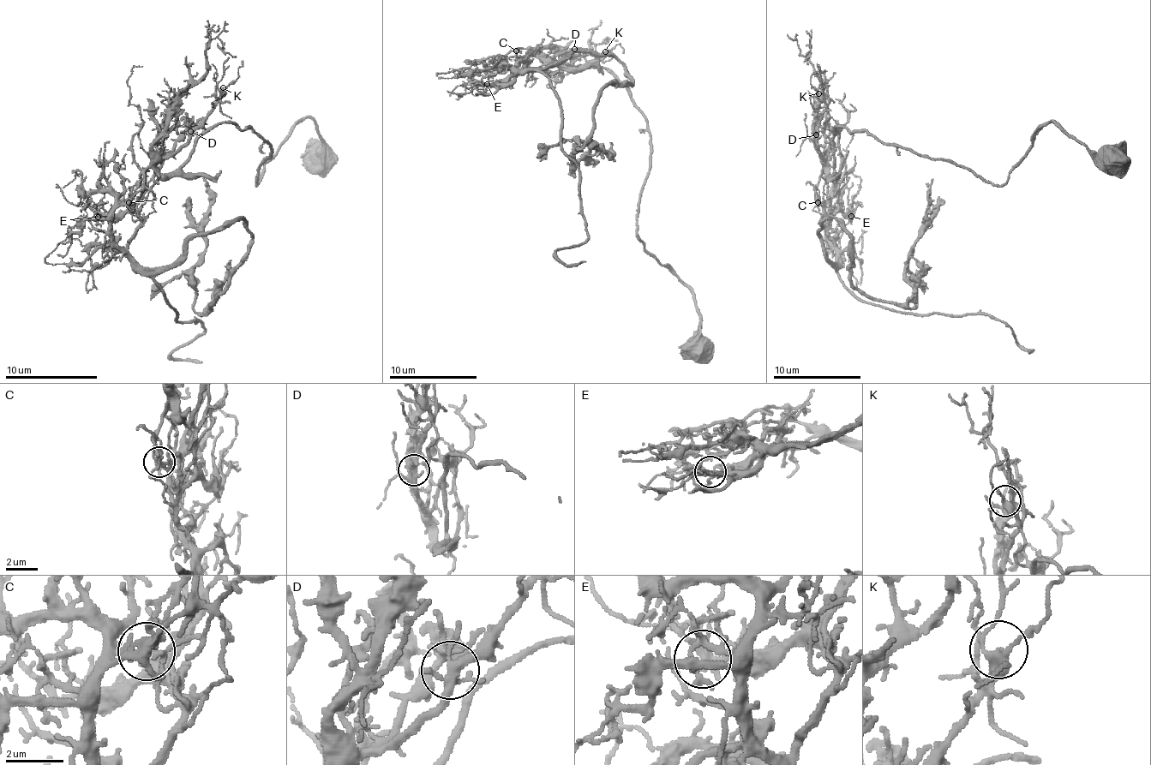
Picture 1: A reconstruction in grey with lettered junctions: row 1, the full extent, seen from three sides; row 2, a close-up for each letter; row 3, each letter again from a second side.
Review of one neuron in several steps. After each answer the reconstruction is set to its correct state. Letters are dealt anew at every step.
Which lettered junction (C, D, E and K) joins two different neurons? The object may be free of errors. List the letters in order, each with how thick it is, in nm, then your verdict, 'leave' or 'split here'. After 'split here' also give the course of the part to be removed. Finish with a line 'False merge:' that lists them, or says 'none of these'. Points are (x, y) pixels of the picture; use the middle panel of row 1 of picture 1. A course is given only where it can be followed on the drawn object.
C: calibre 240 nm; split here; course (515, 51), (500, 60), (530, 68), (611, 53), (633, 81), (600, 92), (576, 139), (585, 164)
D: calibre 260 nm; leave
E: calibre 240 nm; leave
K: calibre 280 nm; leave
False merge: C

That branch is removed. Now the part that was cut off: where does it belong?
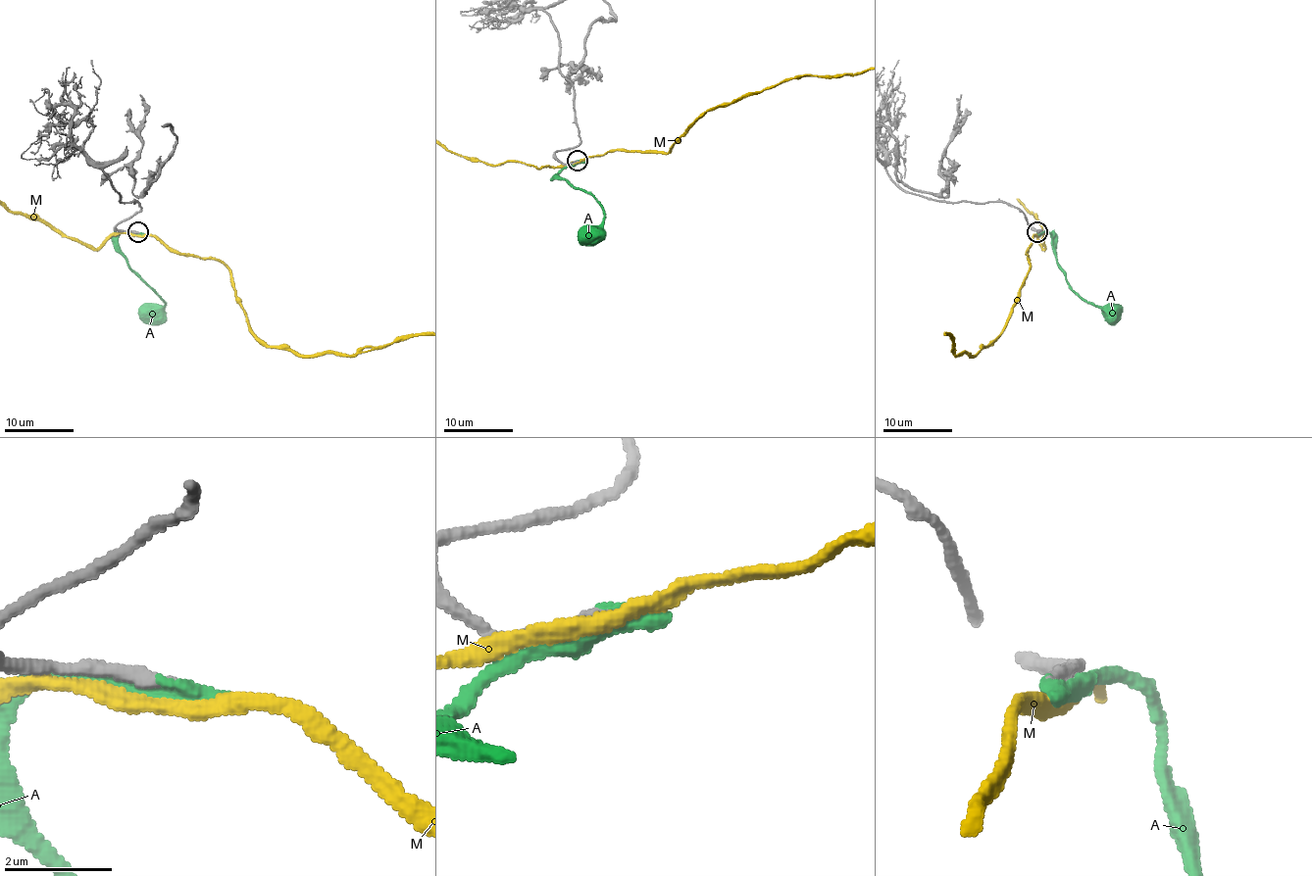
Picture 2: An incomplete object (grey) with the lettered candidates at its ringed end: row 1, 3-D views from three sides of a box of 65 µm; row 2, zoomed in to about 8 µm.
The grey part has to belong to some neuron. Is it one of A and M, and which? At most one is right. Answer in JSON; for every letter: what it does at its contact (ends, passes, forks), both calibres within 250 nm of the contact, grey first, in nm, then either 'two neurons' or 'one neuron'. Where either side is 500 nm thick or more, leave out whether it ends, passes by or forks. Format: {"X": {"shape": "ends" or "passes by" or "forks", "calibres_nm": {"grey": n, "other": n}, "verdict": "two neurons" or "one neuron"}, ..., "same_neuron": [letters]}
{"A": {"shape": "passes by", "calibres_nm": {"grey": 320, "other": 280}, "verdict": "one neuron"}, "M": {"shape": "passes by", "calibres_nm": {"grey": 240, "other": 280}, "verdict": "two neurons"}, "same_neuron": ["A"]}

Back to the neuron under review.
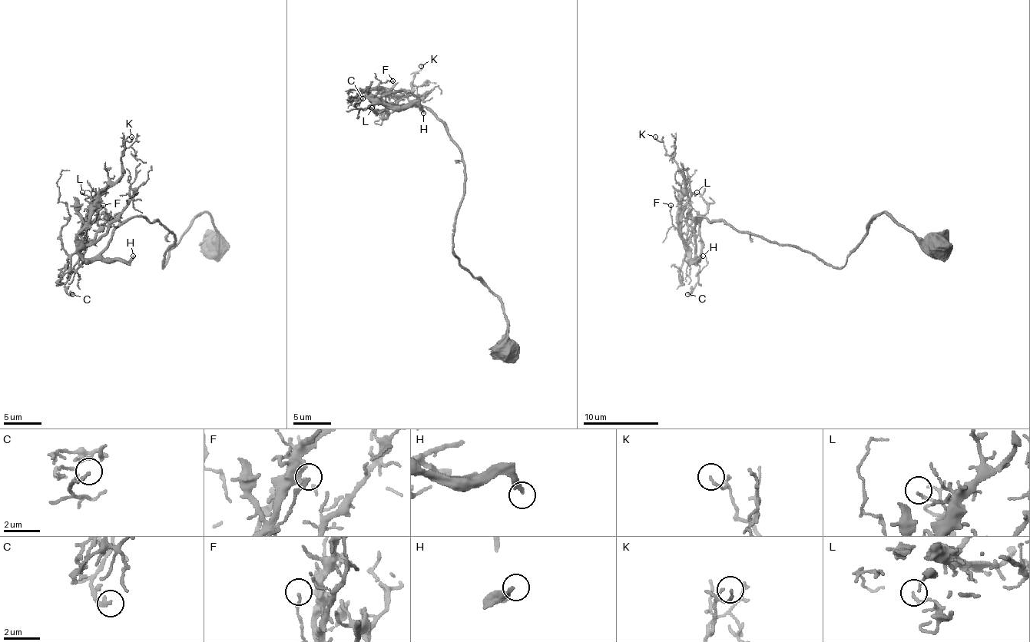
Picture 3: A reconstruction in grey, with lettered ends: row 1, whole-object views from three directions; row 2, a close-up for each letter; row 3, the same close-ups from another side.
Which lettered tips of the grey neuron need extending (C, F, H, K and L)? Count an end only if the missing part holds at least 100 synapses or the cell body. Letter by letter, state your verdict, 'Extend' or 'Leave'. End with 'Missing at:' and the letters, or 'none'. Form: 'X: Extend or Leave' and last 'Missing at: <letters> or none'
C: Leave
F: Leave
H: Extend
K: Leave
L: Leave
Missing at: H

